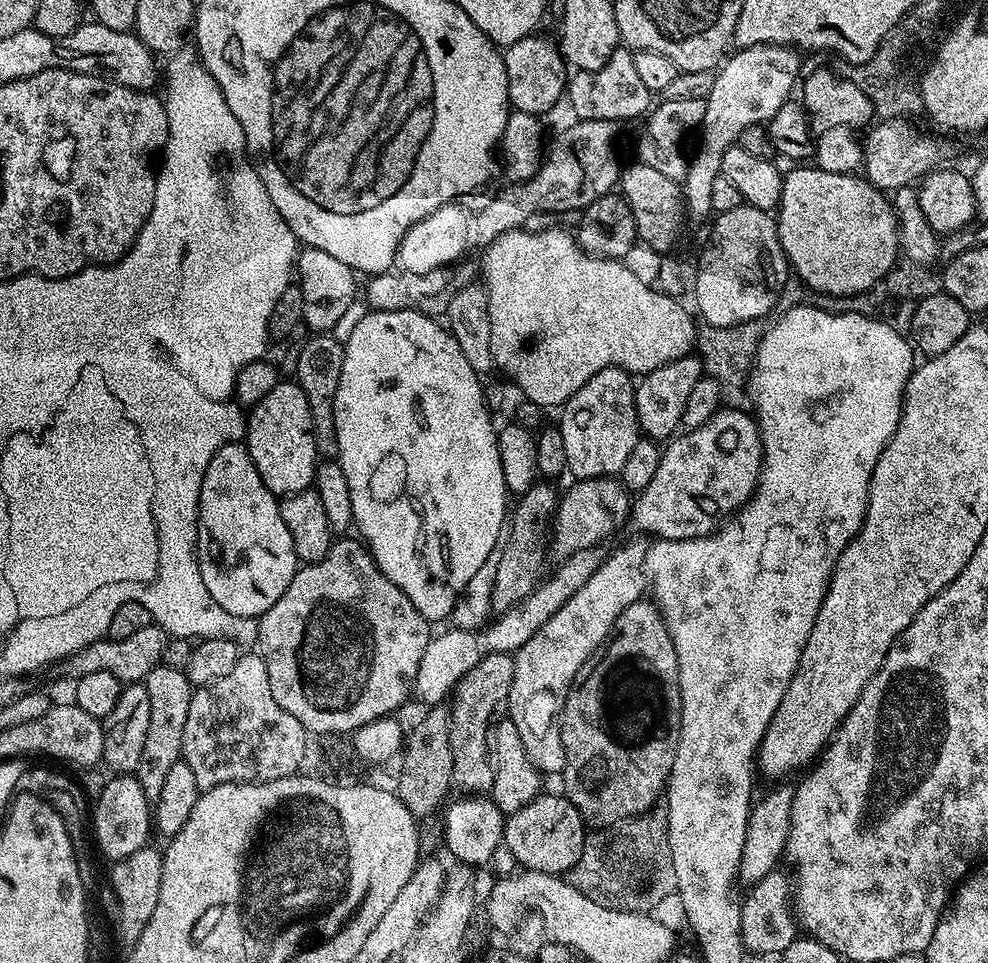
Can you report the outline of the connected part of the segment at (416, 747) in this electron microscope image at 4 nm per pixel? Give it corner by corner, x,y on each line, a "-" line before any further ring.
432,706
425,712
428,713
412,729
407,729
406,739
398,757
400,773
396,776
396,784
394,783
396,797
406,806
406,810
410,810
417,818
430,815
441,803
440,808
449,799
448,791
453,791
454,788
454,754
450,746
449,709
444,706

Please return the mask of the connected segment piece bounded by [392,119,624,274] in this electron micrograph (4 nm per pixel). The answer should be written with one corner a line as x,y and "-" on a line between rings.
586,119
586,120
576,120
572,122
572,125
562,129
550,142
550,146
546,148
545,154
543,155
539,169
537,170
534,177
528,181
511,183
506,186
506,189
499,192
482,210
474,211
470,210
464,202
452,201
448,204
443,204
442,207
435,208
430,215
422,217
418,222
411,225
408,228
406,234
400,240
398,248
395,250
393,269
398,272
408,273
408,274
424,274
425,272
430,272
432,269
438,269
442,266
453,265
457,263
456,260
460,259
464,254
474,250
482,250
490,244
497,236
502,233
509,232
512,228
518,228
525,225
528,221
527,218
538,213
538,212
580,212
587,208
589,205
593,204
598,198
602,196
609,195
615,186
619,183
620,173
622,171
622,163
620,164
619,156
614,153
617,148
620,138
622,136
622,128
624,128
623,123
619,120
610,119

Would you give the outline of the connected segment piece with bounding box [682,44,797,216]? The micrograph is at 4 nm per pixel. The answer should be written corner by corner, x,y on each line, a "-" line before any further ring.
755,44
734,52
719,65
714,90
710,90
704,101
704,117
698,129
700,141
696,144
696,153
691,153
688,172
682,181
687,215
689,212
692,216
704,216
712,212
714,178
721,176
722,154
739,141
748,126
763,125
771,116
779,117
780,107
787,105
793,95
797,55
793,49
783,44

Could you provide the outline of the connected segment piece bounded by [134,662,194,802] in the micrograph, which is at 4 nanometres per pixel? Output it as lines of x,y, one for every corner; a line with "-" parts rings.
163,662
150,670
142,683
146,694
150,694
150,730
146,730
146,747
142,750
142,762
138,762
134,775
149,802
155,802
164,785
166,774
174,765
181,763
184,755
182,734
186,730
186,717
190,715
194,685
188,681
185,669
171,668

